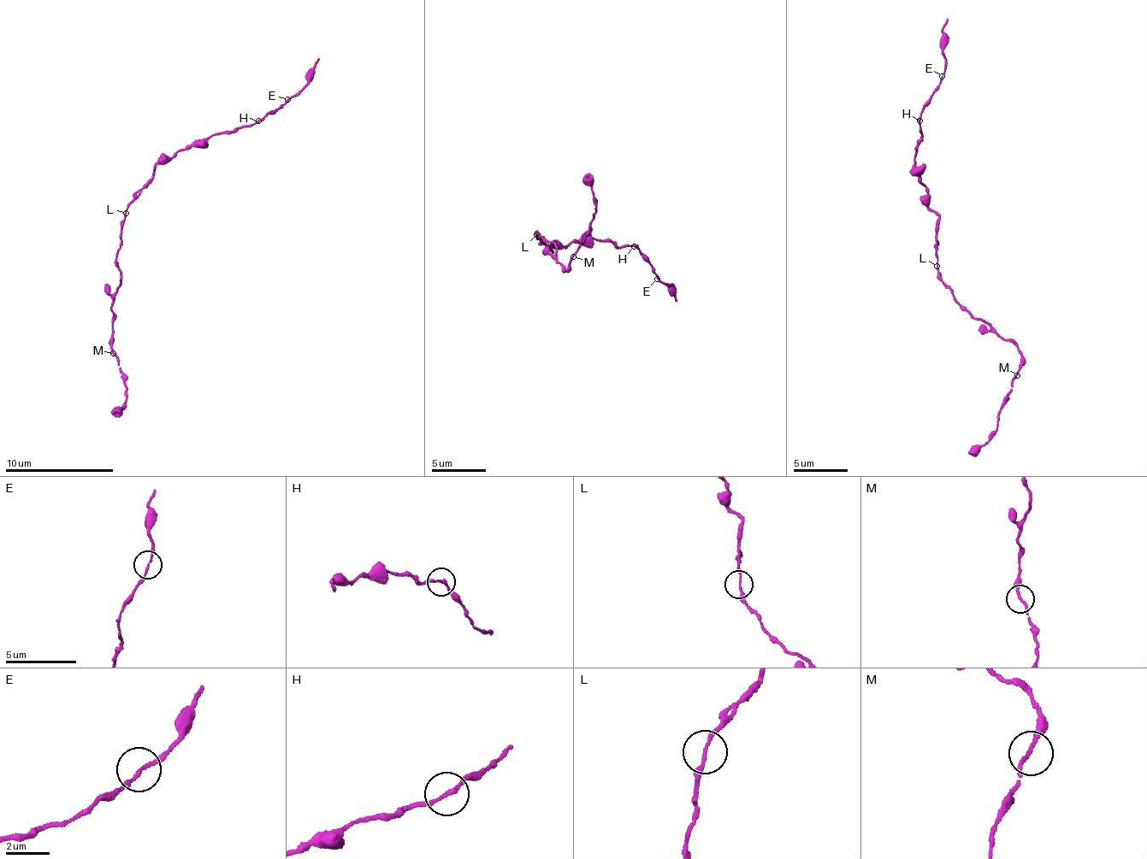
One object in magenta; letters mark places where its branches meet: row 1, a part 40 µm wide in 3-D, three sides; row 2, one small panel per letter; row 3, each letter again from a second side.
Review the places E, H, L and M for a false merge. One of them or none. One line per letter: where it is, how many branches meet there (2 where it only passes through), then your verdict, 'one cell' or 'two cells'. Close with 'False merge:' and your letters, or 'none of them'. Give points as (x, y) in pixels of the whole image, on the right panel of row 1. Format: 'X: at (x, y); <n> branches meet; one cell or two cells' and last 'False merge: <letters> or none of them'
E: at (942, 76); 2 branches meet; one cell
H: at (919, 120); 2 branches meet; one cell
L: at (937, 266); 2 branches meet; one cell
M: at (1017, 375); 2 branches meet; one cell
False merge: none of them

